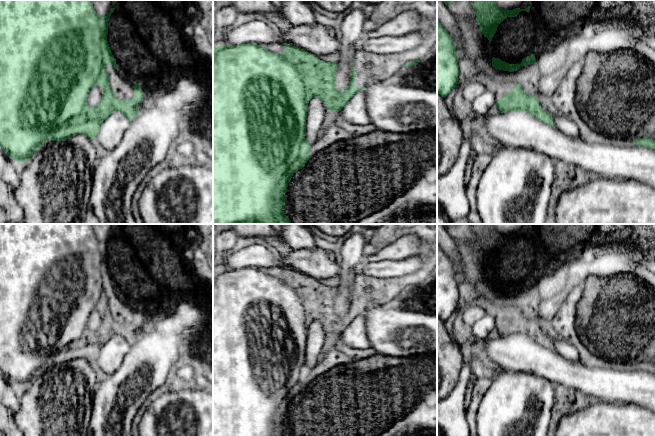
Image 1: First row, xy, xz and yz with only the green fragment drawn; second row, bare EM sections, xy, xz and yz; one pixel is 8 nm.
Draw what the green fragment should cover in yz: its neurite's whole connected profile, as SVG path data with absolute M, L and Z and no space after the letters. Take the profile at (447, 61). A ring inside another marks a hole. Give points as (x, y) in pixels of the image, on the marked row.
M437 19L437 93L446 97L457 86L458 57L452 37Z

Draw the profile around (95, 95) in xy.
M102 85L93 87L88 94L87 104L92 107L97 106L102 99L102 94Z

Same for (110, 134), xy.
M116 111L103 121L94 141L101 152L113 150L122 140L130 126L127 117Z

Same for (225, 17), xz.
M232 5L218 9L216 13L216 25L219 32L233 27L238 16L238 11Z

